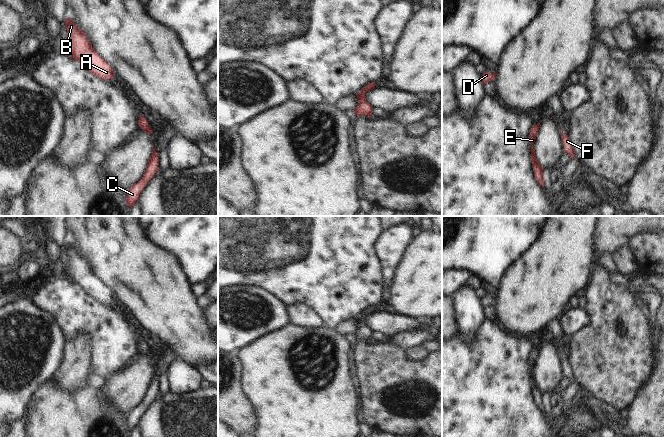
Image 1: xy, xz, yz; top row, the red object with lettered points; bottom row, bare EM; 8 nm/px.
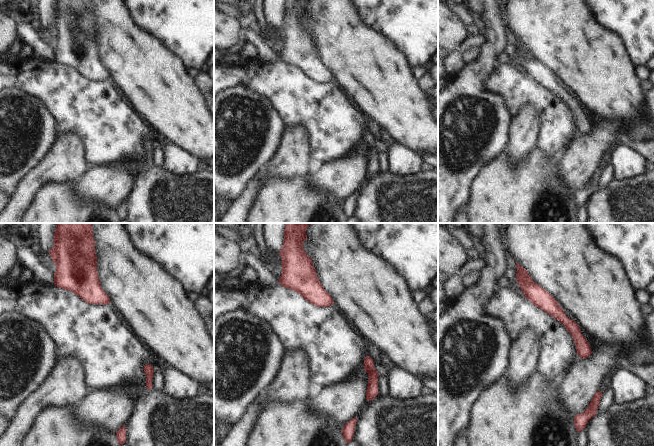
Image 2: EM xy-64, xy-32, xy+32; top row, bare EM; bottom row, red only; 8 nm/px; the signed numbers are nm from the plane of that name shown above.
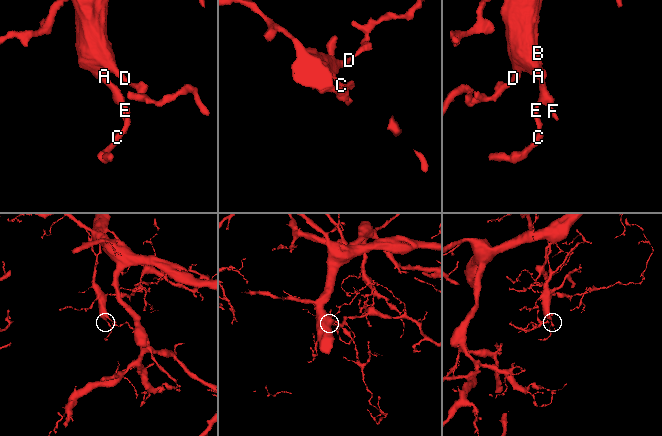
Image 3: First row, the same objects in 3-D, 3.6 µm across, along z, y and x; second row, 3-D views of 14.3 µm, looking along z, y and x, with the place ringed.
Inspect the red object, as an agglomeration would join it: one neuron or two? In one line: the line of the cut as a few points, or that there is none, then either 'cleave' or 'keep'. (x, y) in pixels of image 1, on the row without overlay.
cut none; keep

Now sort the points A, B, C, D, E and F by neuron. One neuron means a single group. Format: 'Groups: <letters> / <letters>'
Groups: A B C D E F

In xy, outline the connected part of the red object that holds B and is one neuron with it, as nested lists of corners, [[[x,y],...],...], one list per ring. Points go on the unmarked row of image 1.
[[[71,242],[64,244],[67,261],[63,268],[63,277],[75,283],[92,299],[109,304],[114,302],[112,291],[97,278],[86,258],[73,246]]]

